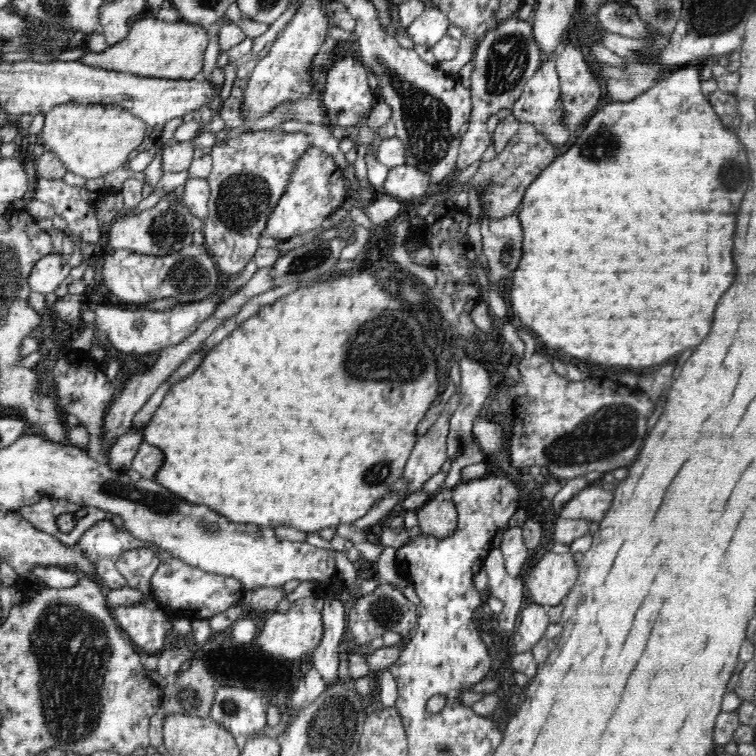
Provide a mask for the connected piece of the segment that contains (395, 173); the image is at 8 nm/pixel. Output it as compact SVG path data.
M404 163L389 169L383 192L400 201L420 198L428 192L430 177L415 166Z

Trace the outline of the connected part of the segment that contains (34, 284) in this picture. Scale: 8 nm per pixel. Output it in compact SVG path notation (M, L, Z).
M52 253L43 256L29 274L32 291L42 293L54 292L69 275L71 266L62 255Z

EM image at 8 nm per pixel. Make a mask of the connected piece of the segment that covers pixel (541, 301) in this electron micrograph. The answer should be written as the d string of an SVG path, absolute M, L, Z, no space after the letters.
M694 64L672 68L652 86L634 98L632 102L612 102L606 104L590 117L586 128L574 146L557 156L526 187L523 199L516 211L522 224L522 260L512 274L510 304L514 319L520 325L528 326L542 342L552 350L562 350L572 358L584 358L596 364L608 366L632 366L644 368L642 375L652 374L656 368L664 366L678 352L698 346L712 326L712 310L718 298L734 282L734 262L732 262L732 238L736 228L736 214L744 192L750 182L750 168L746 150L734 134L724 134L724 126L712 103L700 89L701 67Z

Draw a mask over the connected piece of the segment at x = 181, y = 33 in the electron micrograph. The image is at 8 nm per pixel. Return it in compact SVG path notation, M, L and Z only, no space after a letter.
M138 17L128 34L116 44L96 53L88 48L79 60L88 66L127 72L139 77L165 79L195 79L201 77L204 51L208 46L207 29L178 20L163 22L156 17Z

